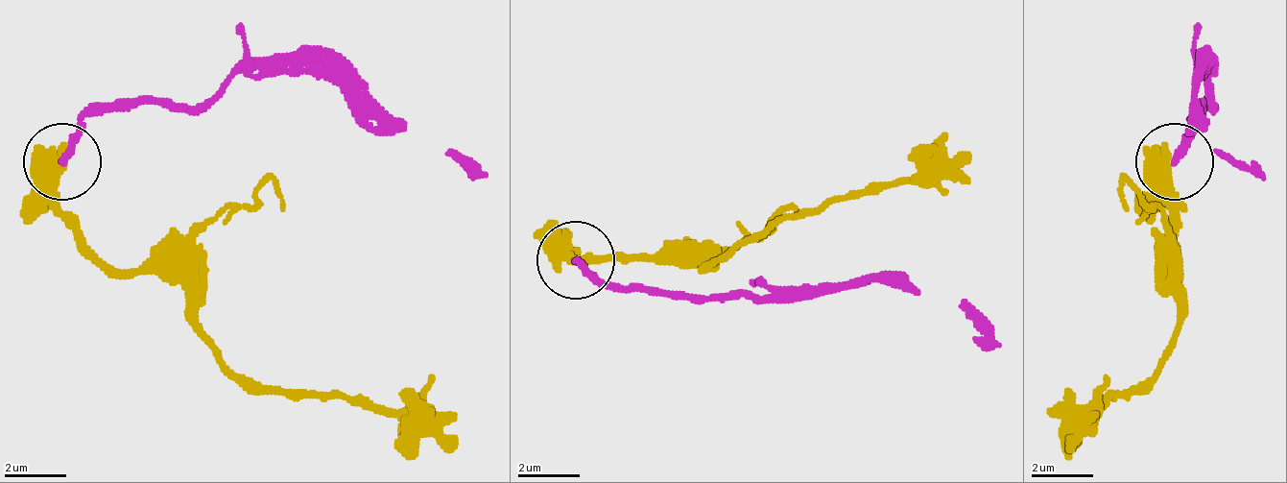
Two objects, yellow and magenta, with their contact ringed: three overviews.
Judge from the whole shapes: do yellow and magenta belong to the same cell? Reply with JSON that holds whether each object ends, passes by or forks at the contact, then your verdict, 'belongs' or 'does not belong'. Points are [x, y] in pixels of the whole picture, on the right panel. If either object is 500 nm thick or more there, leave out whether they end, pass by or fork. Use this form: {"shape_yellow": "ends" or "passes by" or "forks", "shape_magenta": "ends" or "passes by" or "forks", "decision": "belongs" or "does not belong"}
{"decision": "does not belong"}

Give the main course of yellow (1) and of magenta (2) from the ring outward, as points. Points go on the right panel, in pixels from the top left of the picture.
1: (1173, 163), (1173, 272), (1180, 295), (1180, 326), (1173, 356), (1126, 396), (1095, 411), (1064, 449)
2: (1173, 163), (1211, 102), (1203, 70), (1196, 125), (1257, 179)

